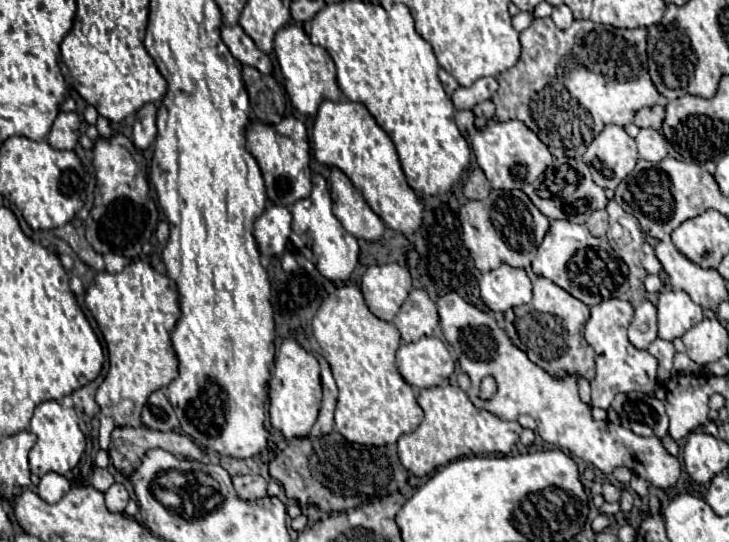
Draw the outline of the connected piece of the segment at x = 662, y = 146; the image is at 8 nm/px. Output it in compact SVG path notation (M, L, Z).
M641 129L635 137L635 143L639 149L639 157L645 161L657 163L667 157L667 139L655 129Z

